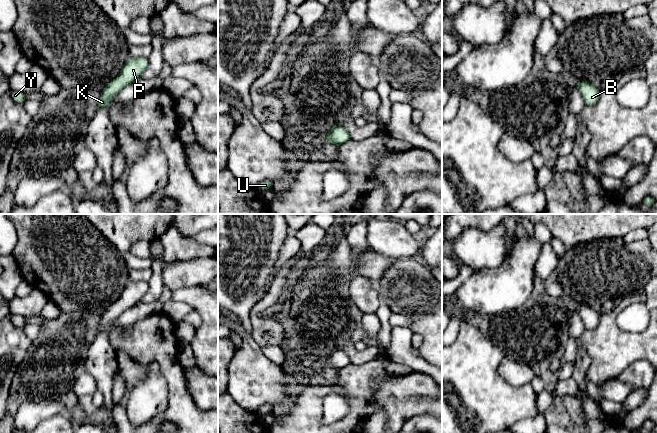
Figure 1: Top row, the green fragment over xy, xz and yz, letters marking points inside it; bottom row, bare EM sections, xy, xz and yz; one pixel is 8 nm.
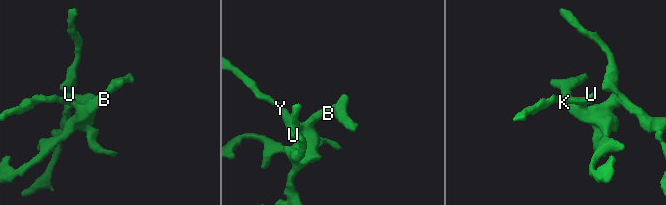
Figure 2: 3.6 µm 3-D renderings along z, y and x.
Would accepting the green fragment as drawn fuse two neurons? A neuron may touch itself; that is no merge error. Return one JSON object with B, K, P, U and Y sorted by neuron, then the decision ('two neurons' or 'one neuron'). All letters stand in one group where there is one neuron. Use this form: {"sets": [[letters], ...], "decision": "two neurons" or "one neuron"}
{"sets": [["B", "K", "P", "U", "Y"]], "decision": "one neuron"}

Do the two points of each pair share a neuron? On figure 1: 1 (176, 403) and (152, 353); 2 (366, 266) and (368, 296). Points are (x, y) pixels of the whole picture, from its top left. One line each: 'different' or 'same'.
1: same
2: different

